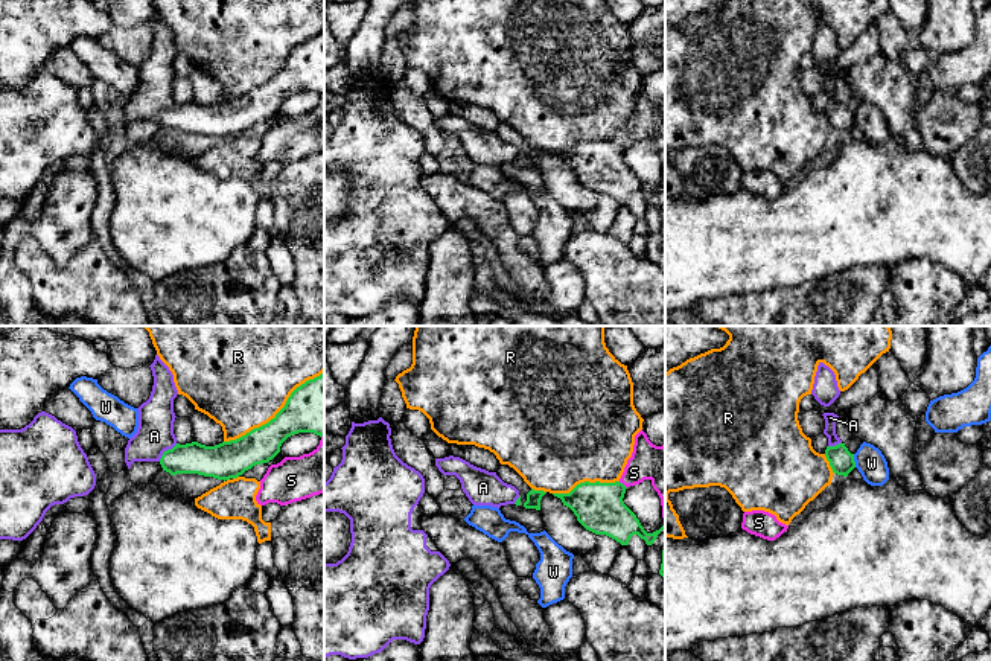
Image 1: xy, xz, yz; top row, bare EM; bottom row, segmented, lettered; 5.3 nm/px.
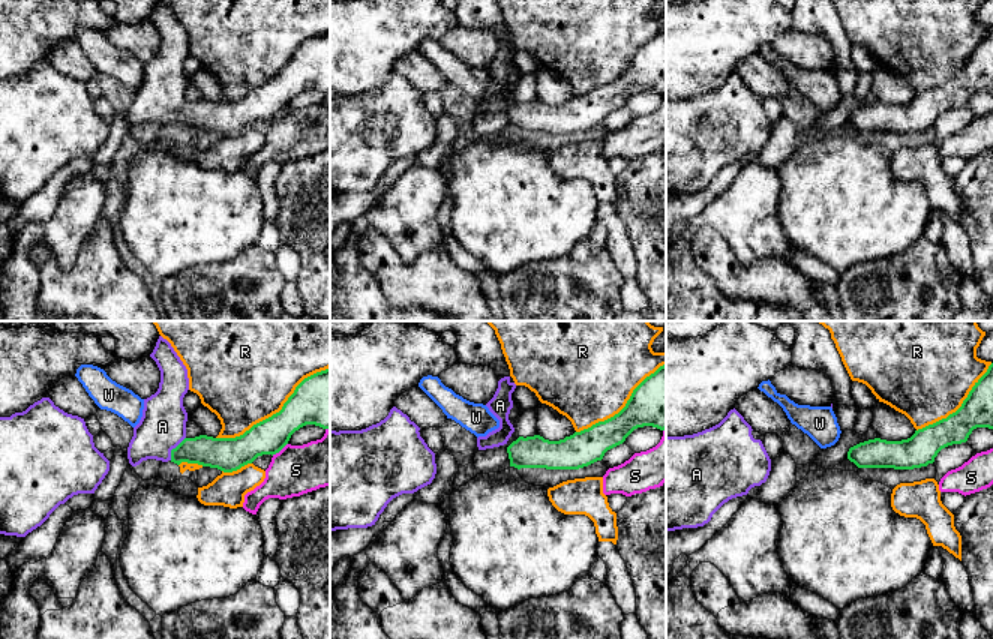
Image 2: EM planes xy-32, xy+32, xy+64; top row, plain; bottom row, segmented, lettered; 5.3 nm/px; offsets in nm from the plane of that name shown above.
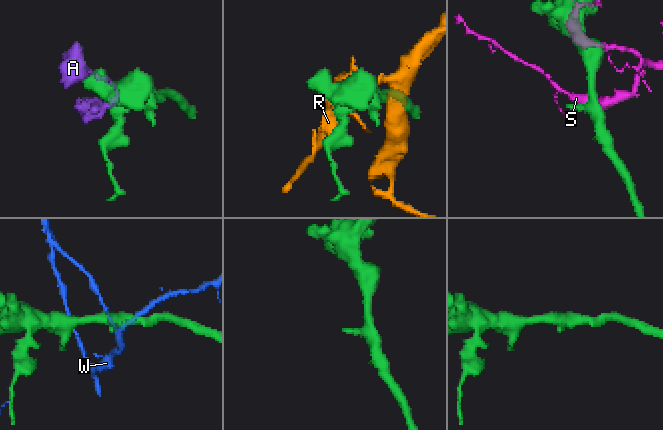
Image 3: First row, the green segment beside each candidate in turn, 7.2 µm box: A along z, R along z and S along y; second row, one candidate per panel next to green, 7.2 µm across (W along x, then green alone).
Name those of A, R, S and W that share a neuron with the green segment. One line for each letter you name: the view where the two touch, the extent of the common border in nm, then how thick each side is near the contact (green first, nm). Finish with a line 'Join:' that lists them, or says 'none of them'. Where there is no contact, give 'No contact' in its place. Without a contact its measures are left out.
A: Touches green in xy. Shared border 140 nm. Thickness 160 nm (green) against 200 nm
Join: A

